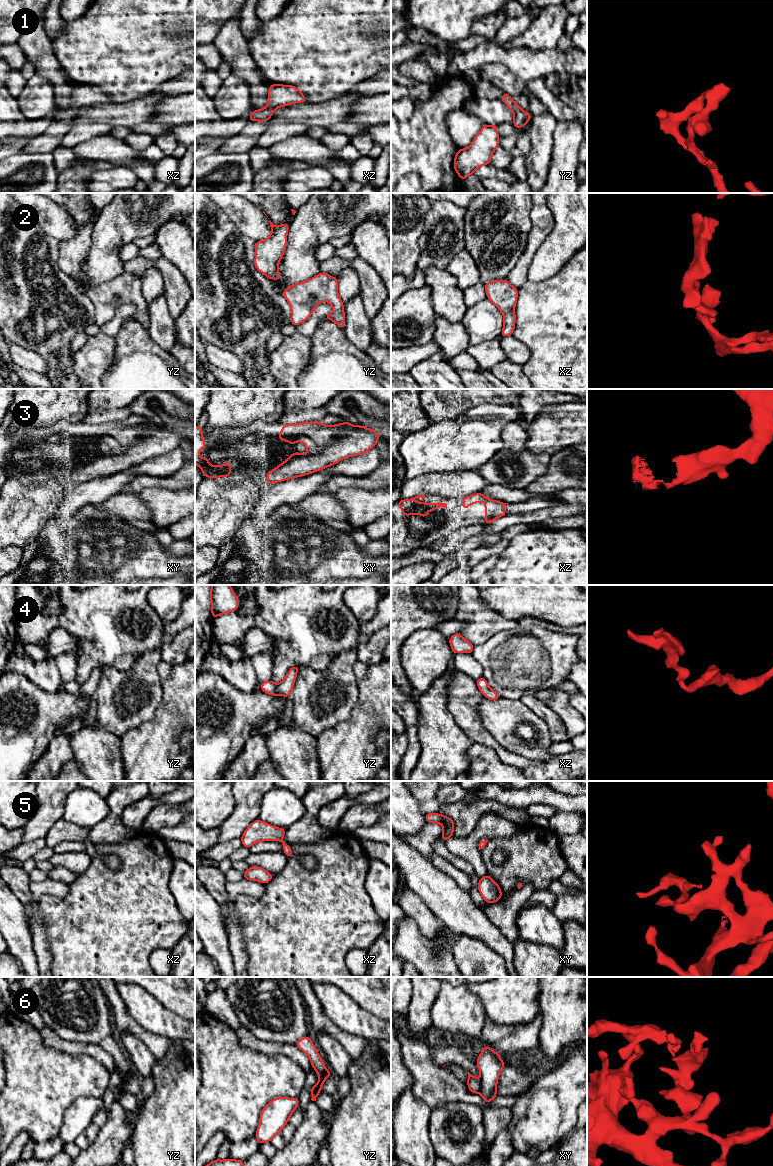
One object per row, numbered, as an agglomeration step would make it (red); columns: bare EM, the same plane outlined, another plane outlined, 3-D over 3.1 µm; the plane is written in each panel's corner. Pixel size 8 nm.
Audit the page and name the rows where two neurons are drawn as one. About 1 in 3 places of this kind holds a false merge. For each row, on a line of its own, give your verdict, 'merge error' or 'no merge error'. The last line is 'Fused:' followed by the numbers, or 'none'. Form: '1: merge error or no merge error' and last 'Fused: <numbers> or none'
1: no merge error
2: no merge error
3: no merge error
4: no merge error
5: no merge error
6: merge error
Fused: 6

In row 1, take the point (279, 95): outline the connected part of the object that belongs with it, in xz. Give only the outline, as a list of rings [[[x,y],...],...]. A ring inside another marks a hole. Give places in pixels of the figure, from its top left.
[[[270,84],[268,91],[269,103],[265,108],[258,111],[253,110],[248,121],[266,122],[271,118],[274,111],[279,107],[284,107],[292,103],[305,102],[305,95],[301,93],[296,86]]]

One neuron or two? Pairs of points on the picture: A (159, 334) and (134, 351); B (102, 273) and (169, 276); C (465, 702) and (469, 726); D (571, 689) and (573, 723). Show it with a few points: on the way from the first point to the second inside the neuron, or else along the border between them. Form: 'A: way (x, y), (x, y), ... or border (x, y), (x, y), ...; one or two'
A: border (147, 330), (150, 337), (168, 352); two
B: border (125, 263), (126, 270); two
C: way (465, 708), (465, 715), (468, 720); one
D: border (569, 694), (556, 690), (547, 702); two

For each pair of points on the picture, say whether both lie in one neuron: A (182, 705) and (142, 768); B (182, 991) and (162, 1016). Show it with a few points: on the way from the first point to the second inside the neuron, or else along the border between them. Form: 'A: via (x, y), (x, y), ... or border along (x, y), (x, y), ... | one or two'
A: via (170, 721), (152, 752) | one
B: border along (150, 993), (163, 1005), (184, 1018) | two

